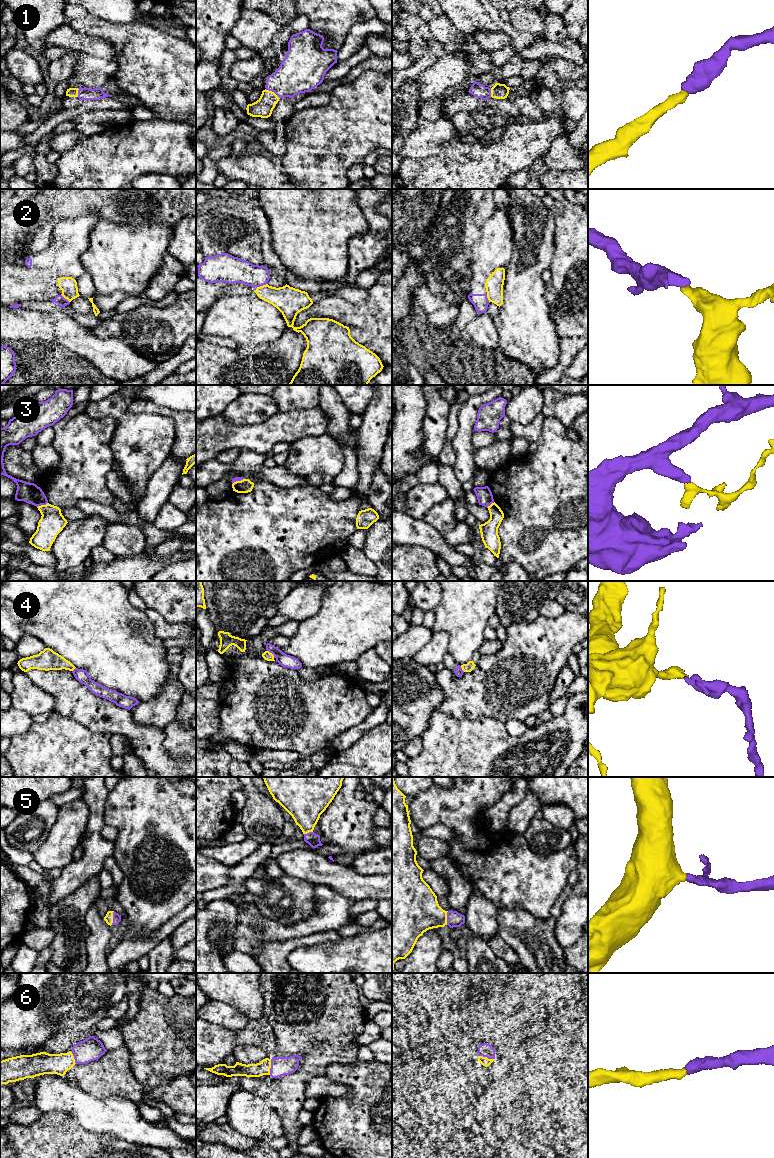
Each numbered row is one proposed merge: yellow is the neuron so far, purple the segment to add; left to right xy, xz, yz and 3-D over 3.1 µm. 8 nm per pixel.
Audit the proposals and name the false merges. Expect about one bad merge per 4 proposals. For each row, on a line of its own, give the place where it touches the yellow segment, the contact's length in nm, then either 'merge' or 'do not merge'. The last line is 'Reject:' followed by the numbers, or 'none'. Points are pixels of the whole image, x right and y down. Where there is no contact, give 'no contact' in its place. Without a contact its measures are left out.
1: meets yellow in xz at (271, 91); contact 140 nm long; merge
2: meets yellow in xz at (261, 286); contact 90 nm long; do not merge
3: meets yellow in xy at (42, 505); contact 100 nm long; do not merge
4: meets yellow in xz at (271, 653); contact 80 nm long; do not merge
5: meets yellow in yz at (446, 918); contact 110 nm long; merge
6: meets yellow in yz at (486, 1057); contact 140 nm long; merge
Reject: 2, 3, 4

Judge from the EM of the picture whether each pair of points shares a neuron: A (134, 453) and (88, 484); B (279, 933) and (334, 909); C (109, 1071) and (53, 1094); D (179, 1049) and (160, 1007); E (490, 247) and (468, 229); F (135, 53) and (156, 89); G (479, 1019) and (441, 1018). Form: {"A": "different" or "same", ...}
{"A": "different", "B": "same", "C": "different", "D": "same", "E": "different", "F": "same", "G": "same"}

